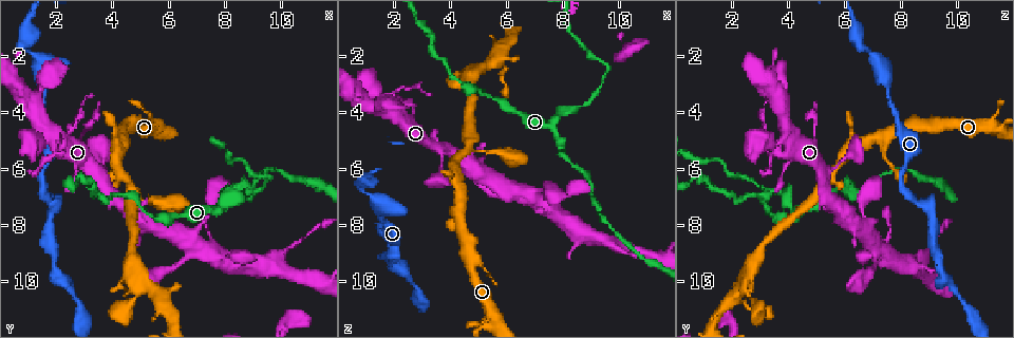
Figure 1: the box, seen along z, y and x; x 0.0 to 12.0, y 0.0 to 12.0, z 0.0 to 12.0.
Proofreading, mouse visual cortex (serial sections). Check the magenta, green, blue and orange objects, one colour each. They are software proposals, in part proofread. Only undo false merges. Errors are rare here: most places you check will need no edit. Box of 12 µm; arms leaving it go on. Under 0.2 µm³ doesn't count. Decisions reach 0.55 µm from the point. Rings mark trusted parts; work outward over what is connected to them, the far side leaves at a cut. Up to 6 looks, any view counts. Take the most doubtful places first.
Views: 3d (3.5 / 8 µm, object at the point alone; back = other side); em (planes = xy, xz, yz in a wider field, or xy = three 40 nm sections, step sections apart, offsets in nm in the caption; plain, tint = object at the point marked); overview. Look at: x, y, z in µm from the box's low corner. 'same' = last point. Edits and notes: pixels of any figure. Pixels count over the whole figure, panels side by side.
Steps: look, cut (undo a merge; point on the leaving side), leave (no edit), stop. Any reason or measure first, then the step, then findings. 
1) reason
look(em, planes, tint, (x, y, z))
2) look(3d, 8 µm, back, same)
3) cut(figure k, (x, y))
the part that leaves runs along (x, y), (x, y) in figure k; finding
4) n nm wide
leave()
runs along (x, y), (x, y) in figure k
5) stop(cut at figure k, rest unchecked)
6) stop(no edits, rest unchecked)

look(3d, 3.5 µm, (9.6, 6.3, 2.3))

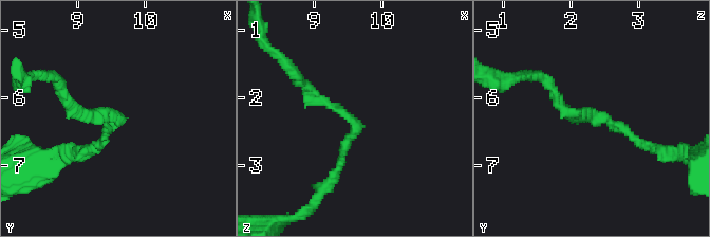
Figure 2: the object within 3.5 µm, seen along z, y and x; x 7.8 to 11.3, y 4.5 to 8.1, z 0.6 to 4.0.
arms of 150, 200 nm
look(em, xy, step 3, tint, (9.60, 6.35, 2.40))

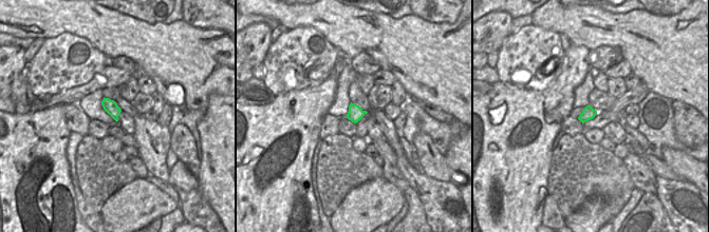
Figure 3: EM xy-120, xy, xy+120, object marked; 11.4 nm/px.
leave()
runs along (653, 148), (559, 99) in figure 2; continuous, no second cell

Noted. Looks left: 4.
abrupt turn
look(3d, 3.5 µm, (8.9, 7.0, 6.3))

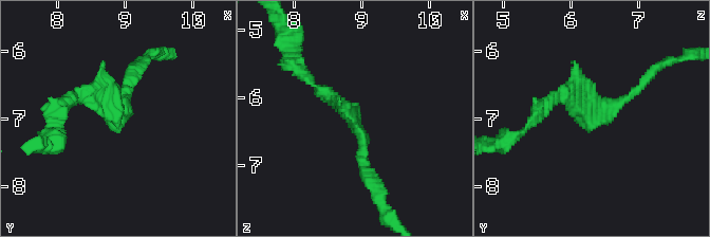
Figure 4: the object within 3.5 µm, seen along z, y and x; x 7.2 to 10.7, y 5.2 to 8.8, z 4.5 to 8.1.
arms of 150, 150 nm; now the EM
look(em, xy, step 5, tint, (8.90, 7.00, 6.35))

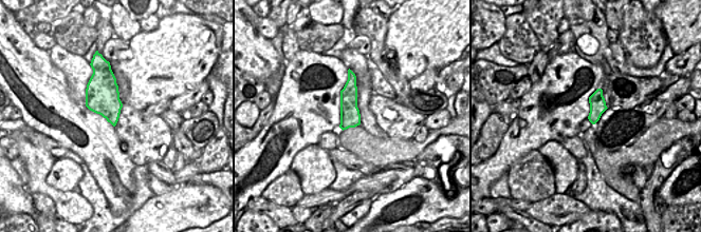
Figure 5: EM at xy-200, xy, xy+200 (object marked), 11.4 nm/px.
look(em, planes, tint, same)

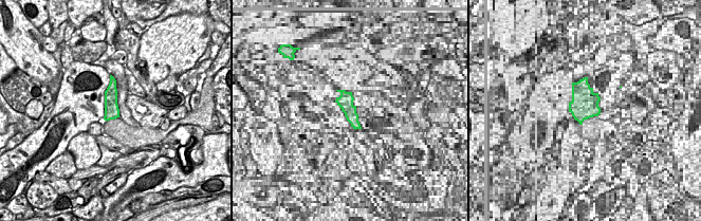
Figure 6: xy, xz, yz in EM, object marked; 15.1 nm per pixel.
leave()
runs along (112, 80), (111, 112), (107, 117) in figure 6; all the same cell

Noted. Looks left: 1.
stop(no edits, rest unchecked)

